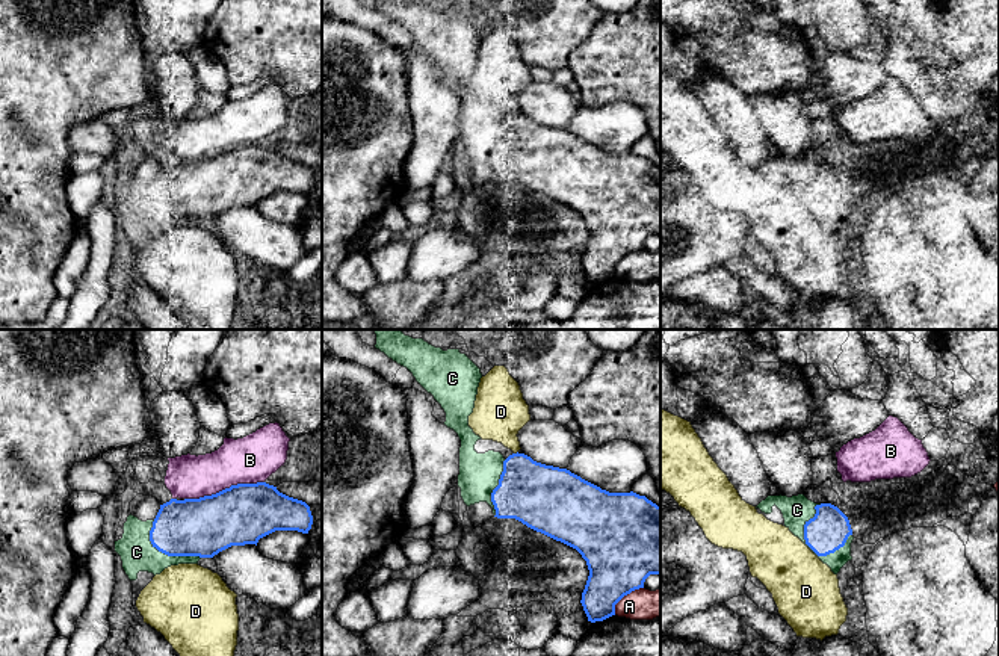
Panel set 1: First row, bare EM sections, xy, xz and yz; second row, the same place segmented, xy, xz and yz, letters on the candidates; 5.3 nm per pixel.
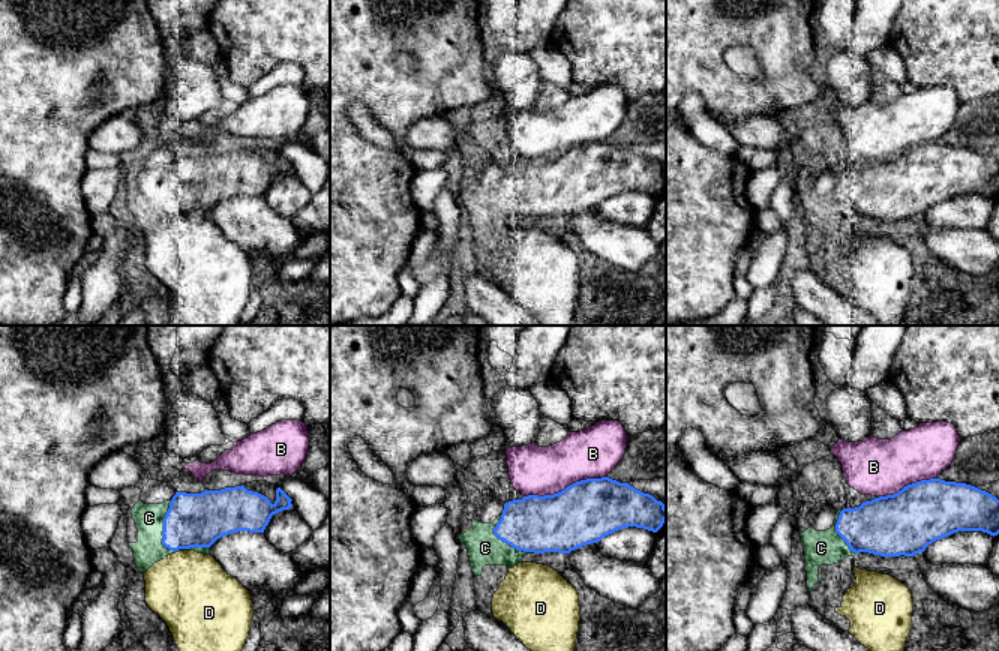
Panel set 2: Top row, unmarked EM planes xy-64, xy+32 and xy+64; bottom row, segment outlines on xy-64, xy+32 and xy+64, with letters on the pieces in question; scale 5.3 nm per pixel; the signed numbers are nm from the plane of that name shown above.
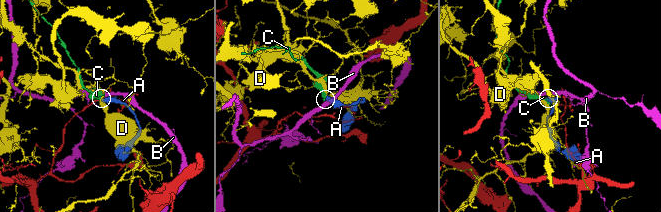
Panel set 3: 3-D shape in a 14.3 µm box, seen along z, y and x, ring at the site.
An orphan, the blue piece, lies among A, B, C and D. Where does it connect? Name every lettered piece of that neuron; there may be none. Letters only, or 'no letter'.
C

